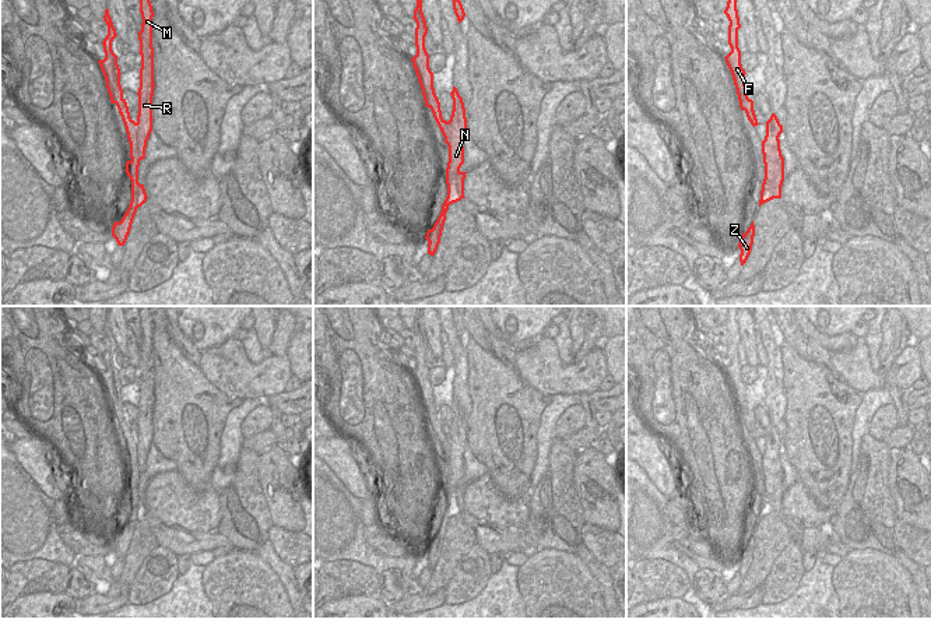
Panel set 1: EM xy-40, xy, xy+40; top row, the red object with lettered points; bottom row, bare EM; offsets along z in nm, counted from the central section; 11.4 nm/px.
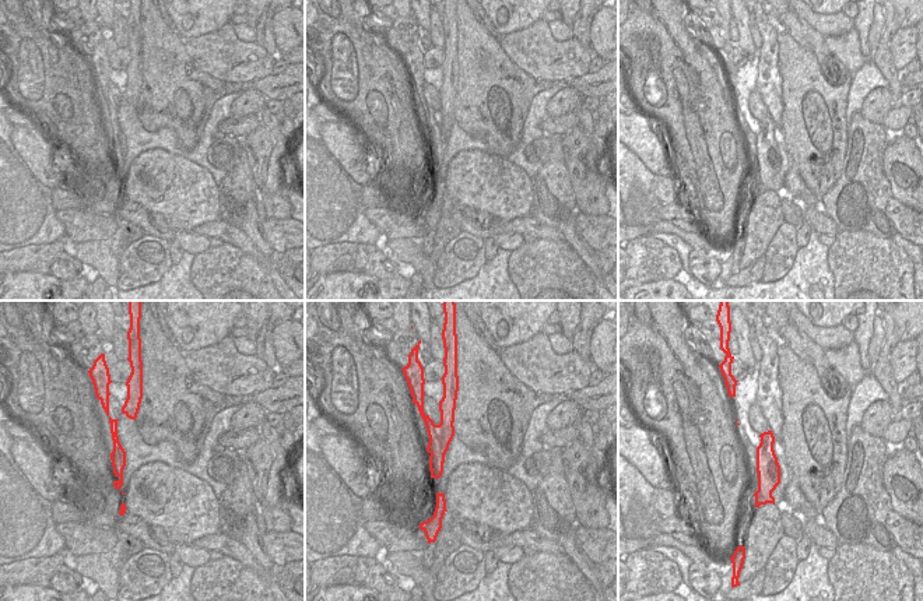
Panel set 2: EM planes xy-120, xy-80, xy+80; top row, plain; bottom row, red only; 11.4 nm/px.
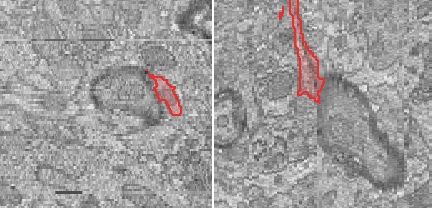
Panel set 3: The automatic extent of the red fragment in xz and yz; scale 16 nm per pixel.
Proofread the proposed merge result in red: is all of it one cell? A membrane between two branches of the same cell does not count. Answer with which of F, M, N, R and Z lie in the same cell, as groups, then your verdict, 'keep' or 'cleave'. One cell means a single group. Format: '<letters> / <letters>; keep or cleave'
F Z / M N R; cleave

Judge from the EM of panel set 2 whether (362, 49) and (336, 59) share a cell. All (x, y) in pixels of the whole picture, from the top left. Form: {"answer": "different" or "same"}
{"answer": "same"}

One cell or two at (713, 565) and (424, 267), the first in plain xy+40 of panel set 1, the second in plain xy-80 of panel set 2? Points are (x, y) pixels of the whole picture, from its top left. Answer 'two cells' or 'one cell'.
one cell

